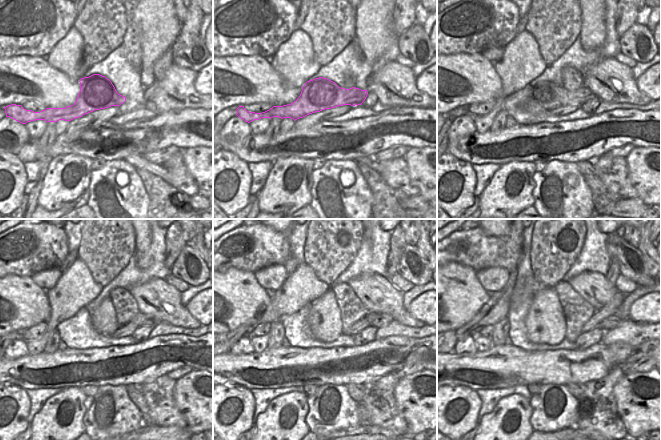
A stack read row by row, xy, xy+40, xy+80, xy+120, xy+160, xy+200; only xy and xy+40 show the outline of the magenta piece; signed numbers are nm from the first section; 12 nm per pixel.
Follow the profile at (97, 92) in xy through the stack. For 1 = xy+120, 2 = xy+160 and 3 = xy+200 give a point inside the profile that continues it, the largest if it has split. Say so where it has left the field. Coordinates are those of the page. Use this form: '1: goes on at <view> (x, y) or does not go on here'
1: goes on at xy+120 (139, 319)
2: goes on at xy+160 (380, 320)
3: goes on at xy+200 (611, 322)

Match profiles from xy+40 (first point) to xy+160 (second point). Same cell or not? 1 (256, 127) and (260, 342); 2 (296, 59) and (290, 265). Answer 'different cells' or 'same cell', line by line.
1: same cell
2: different cells

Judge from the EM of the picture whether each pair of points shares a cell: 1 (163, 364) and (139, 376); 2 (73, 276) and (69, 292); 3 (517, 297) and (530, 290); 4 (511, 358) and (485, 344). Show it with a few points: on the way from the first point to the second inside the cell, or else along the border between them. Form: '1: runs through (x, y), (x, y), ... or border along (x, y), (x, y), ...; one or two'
1: runs through (157, 365), (150, 365), (145, 370); one
2: runs through (73, 280), (73, 288); one
3: runs through (520, 294), (527, 291); one
4: border along (492, 345), (483, 351), (477, 351); two

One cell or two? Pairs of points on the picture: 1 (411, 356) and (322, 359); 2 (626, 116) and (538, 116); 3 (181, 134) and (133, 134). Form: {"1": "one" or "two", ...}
{"1": "one", "2": "two", "3": "one"}

